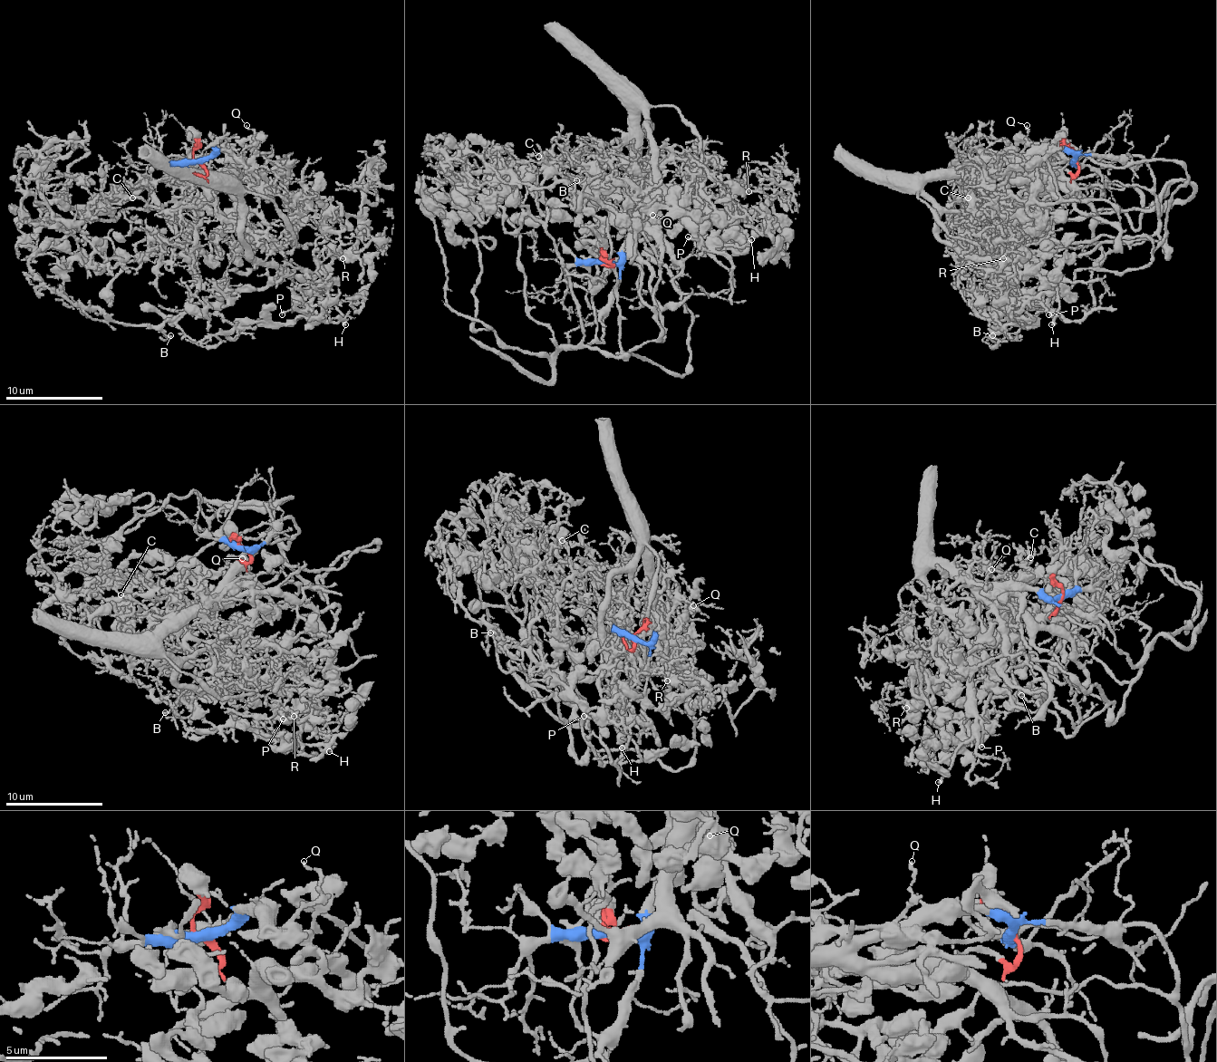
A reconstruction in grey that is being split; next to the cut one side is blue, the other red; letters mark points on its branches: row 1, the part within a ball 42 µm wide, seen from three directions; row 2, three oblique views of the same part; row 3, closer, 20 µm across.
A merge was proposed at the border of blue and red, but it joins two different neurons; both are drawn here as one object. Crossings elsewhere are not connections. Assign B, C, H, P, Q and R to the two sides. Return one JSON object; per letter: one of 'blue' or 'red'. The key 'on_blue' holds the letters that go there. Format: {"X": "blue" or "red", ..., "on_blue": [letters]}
{"B": "red", "C": "red", "H": "blue", "P": "blue", "Q": "blue", "R": "red", "on_blue": ["H", "P", "Q"]}

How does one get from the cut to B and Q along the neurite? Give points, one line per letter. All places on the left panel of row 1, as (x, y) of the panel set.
B: (198, 161), (205, 171), (190, 178), (124, 181), (78, 230), (63, 271), (66, 294), (98, 320), (171, 335)
Q: (198, 161), (210, 159), (220, 149), (225, 149), (235, 159), (254, 141), (254, 132), (246, 124)

